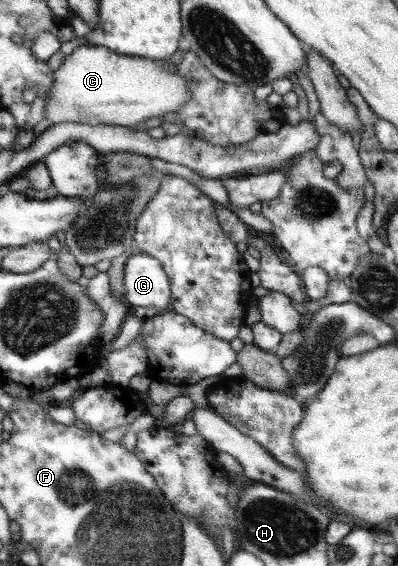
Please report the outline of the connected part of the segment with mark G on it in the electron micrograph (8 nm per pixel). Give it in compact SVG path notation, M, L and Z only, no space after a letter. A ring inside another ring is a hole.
M137 250L126 260L123 268L123 300L130 308L169 310L170 281L160 262Z

